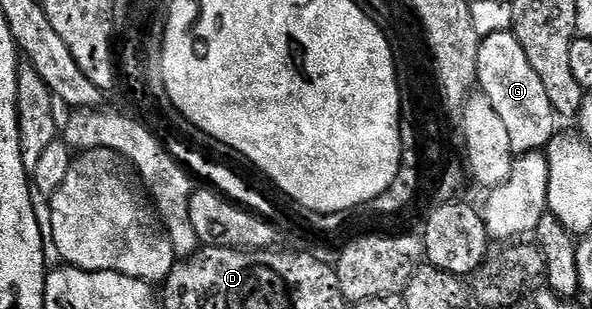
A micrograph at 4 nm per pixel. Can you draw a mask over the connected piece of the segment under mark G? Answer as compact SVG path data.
M513 31L497 33L481 38L478 46L477 88L496 107L496 115L504 121L508 139L512 139L512 153L536 153L545 150L556 132L556 114L548 94L544 91L543 80L536 75L535 68L528 63L520 39Z

